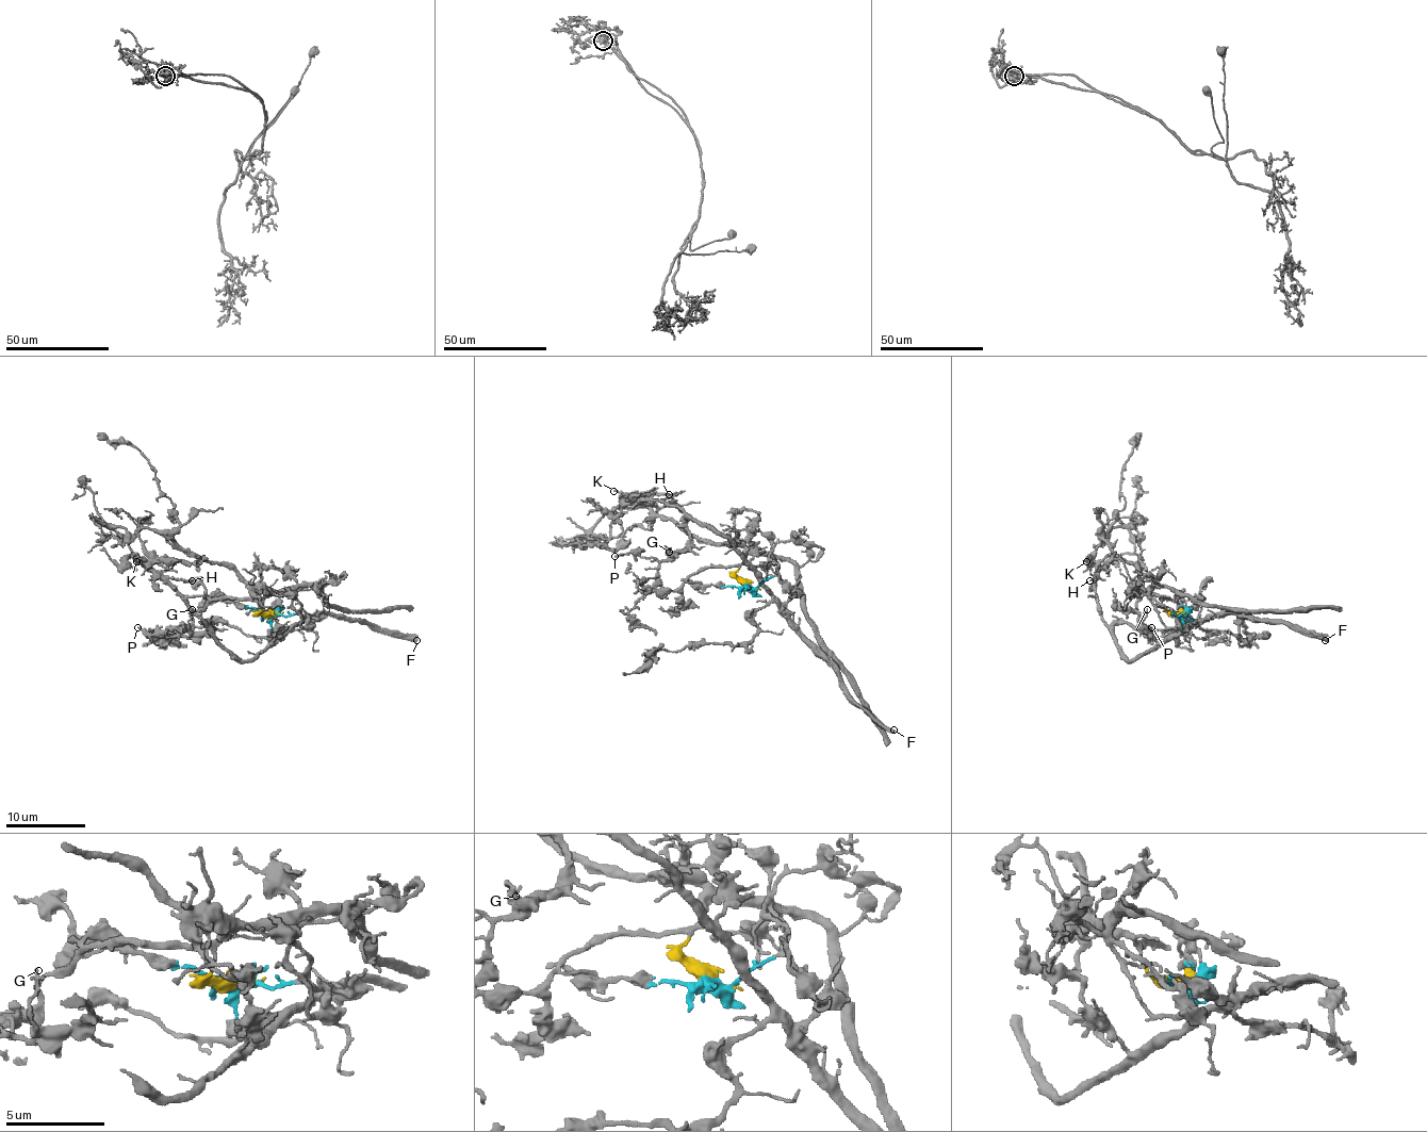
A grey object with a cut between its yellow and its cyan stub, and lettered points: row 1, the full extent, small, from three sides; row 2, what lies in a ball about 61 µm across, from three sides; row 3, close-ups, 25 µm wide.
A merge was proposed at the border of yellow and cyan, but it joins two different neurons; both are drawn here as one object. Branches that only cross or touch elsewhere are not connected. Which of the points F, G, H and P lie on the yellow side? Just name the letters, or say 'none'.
none

